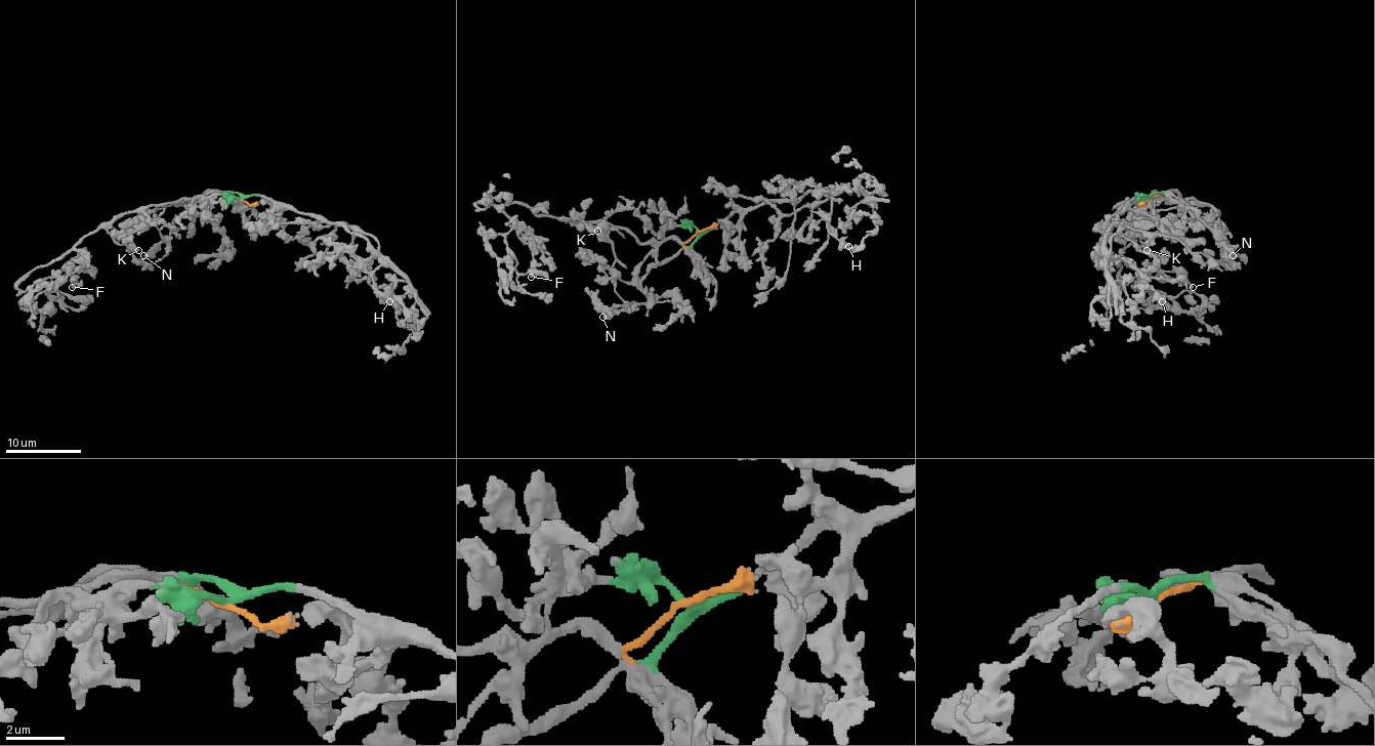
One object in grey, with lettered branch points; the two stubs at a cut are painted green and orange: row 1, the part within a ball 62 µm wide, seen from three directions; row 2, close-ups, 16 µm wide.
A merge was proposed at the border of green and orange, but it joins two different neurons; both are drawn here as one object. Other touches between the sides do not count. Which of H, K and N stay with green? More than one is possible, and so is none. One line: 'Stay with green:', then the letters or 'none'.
Stay with green: H

